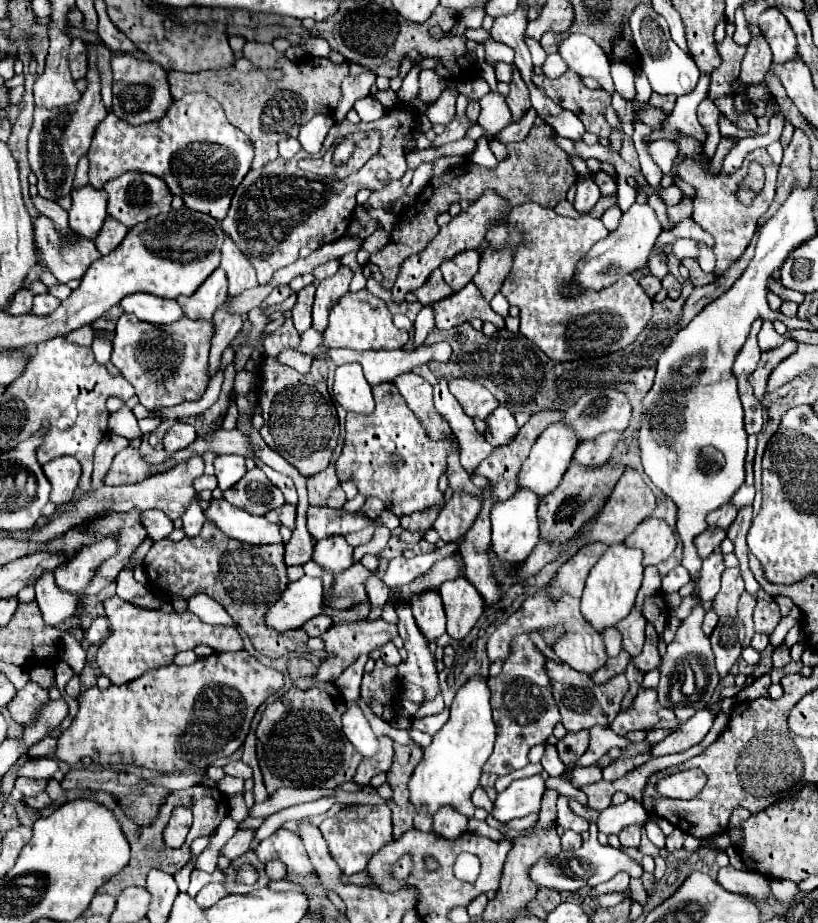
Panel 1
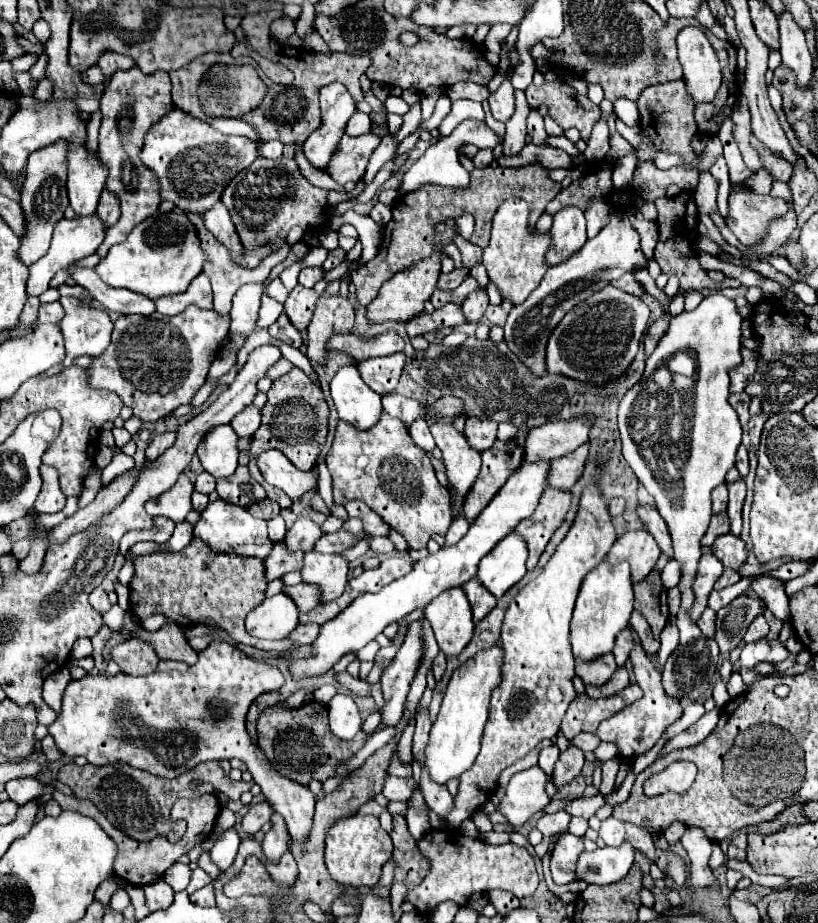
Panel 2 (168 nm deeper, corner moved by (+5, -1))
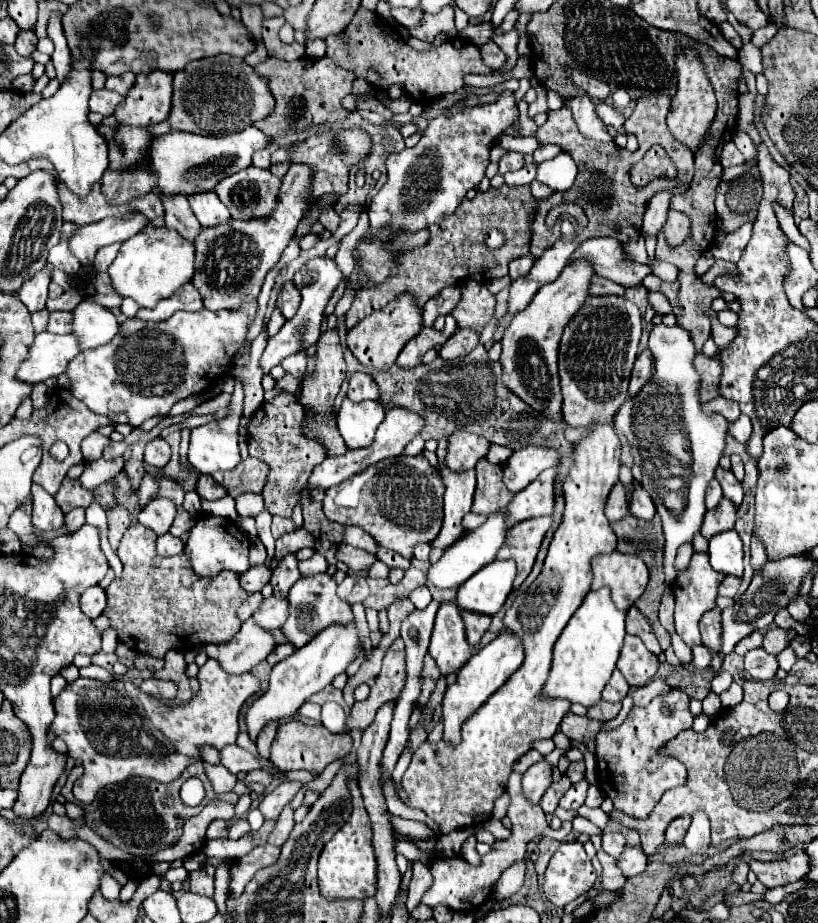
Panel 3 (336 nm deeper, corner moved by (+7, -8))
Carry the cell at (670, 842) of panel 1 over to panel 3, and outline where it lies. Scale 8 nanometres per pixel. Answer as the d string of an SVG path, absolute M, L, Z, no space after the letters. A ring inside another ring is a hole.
M681 816L681 818L673 820L669 824L669 828L667 828L667 834L665 834L667 842L671 842L671 844L683 842L683 836L685 836L685 832L689 828L689 822L691 822L691 816Z

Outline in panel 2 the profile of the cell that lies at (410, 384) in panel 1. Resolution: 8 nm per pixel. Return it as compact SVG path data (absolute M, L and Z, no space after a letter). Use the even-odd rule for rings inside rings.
M419 417L419 421L415 421L409 429L411 437L413 437L413 443L425 451L433 451L435 449L435 441L433 441L433 435L429 431L429 425L423 417Z

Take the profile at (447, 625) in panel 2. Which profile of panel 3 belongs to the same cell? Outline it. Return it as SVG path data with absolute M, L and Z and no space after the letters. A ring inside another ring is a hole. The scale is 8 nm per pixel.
M455 602L439 604L429 654L437 662L443 676L459 670L471 658L471 648L465 640L465 622Z

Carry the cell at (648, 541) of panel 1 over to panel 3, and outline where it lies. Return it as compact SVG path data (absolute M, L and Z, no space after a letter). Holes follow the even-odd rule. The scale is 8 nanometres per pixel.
M619 550L601 554L591 560L593 584L591 588L611 588L611 598L617 608L627 610L643 594L649 582L649 568L637 554L623 554Z

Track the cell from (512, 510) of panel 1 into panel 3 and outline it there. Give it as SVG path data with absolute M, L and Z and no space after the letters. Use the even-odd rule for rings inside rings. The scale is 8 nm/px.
M493 560L461 584L455 602L461 610L495 614L513 590L515 576L517 564L513 564L513 560Z

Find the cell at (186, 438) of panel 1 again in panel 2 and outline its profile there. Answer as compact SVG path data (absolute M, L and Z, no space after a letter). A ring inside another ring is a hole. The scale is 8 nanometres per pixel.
M165 431L165 433L161 433L161 435L155 435L153 439L151 439L151 443L149 443L149 447L145 449L145 455L147 455L147 459L151 459L151 461L155 461L165 449L169 449L171 447L171 443L175 441L175 433L169 433L169 431Z

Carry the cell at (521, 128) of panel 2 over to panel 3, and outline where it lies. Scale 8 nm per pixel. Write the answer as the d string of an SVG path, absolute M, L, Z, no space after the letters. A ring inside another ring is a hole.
M507 152L501 160L499 160L499 174L507 174L511 170L519 170L523 168L525 160L521 152Z

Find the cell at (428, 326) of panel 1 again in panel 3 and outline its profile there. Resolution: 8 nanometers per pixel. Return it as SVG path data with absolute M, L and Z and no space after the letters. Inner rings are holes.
M355 372L355 374L349 378L347 396L349 396L353 402L377 400L377 398L379 398L379 390L377 390L377 384L371 380L369 374L365 374L365 372Z

